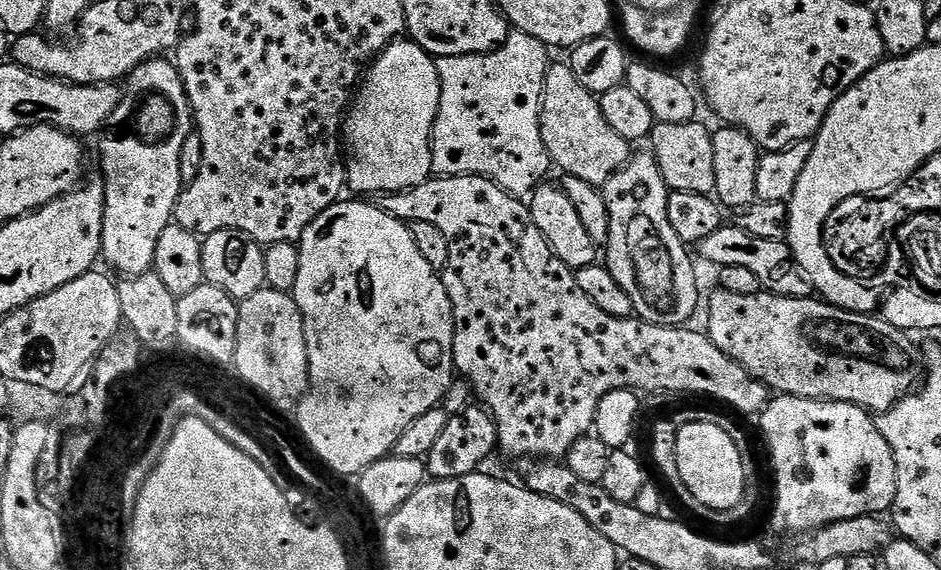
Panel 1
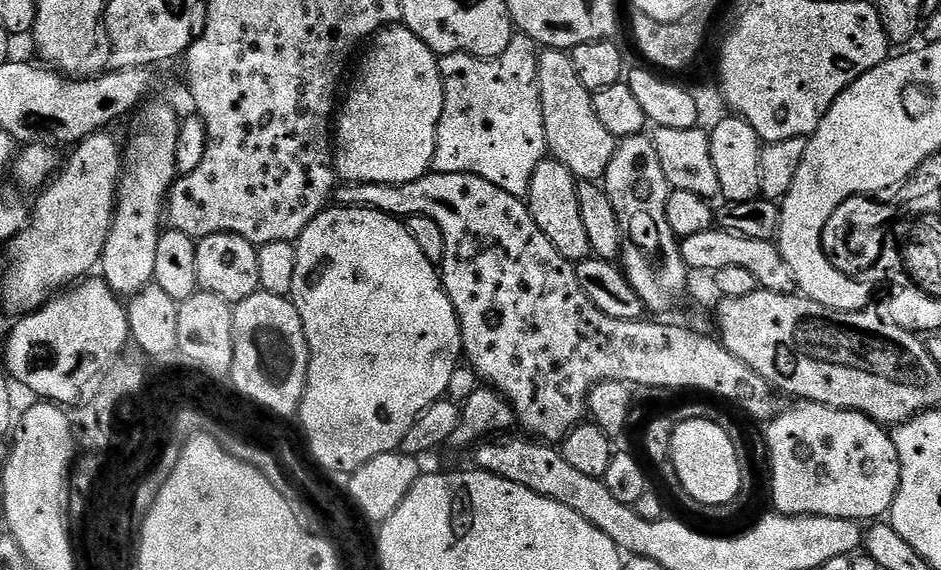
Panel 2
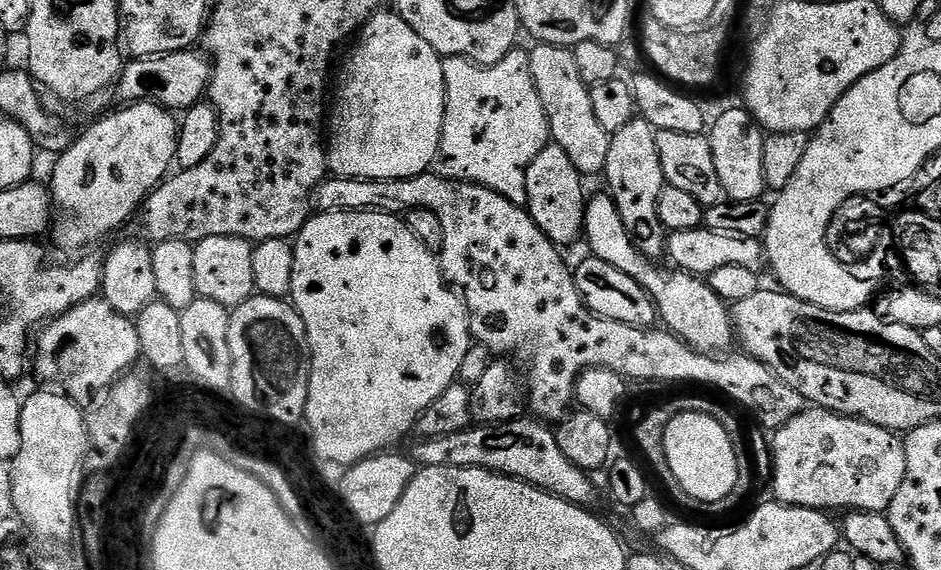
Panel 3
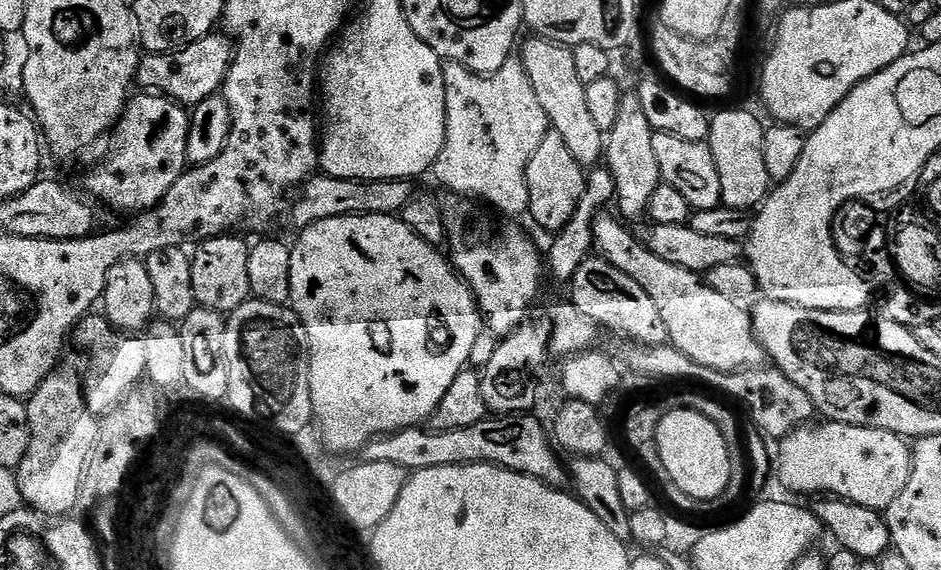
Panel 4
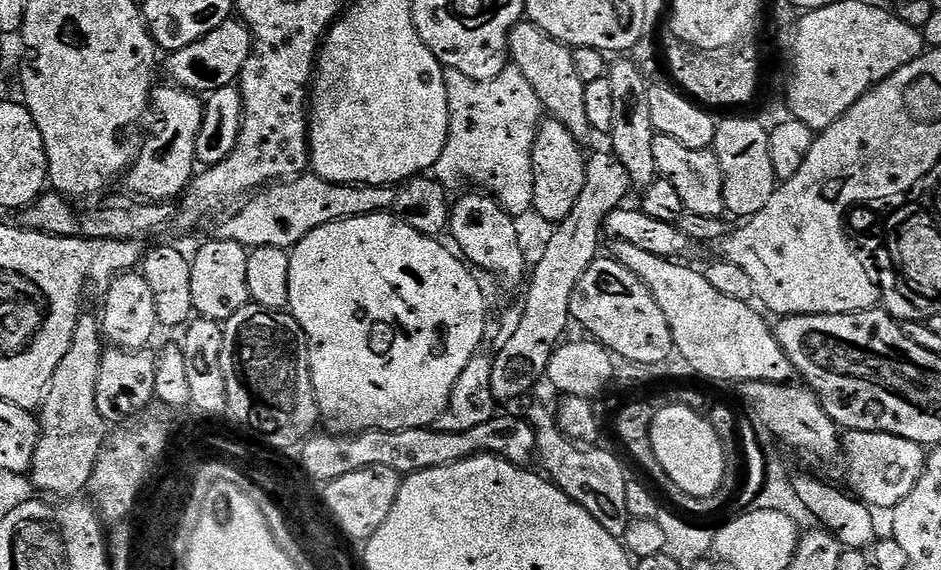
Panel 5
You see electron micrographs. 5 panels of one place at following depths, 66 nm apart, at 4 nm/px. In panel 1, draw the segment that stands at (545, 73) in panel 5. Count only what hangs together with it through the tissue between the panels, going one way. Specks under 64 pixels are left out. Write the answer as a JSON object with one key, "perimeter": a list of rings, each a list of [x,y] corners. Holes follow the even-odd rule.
{"perimeter":[[[553,63],[546,74],[540,99],[540,129],[553,165],[557,169],[560,167],[564,176],[582,178],[582,182],[603,186],[630,155],[629,141],[618,138],[618,134],[606,126],[599,99],[587,92],[578,78],[574,78],[567,63]]]}

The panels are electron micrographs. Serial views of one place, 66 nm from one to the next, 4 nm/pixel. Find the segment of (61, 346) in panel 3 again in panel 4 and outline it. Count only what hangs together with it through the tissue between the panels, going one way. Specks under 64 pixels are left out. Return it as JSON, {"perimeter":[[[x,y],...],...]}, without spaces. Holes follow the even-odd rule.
{"perimeter":[[[100,314],[85,316],[74,329],[74,340],[88,351],[88,380],[86,376],[84,400],[96,417],[108,417],[145,379],[148,341],[139,335],[125,334],[113,328],[109,320]]]}

